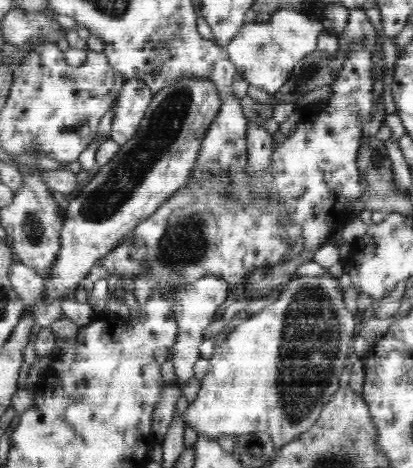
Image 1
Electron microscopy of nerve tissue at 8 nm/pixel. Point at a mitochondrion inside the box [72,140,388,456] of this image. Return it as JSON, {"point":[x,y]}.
{"point":[311,331]}

